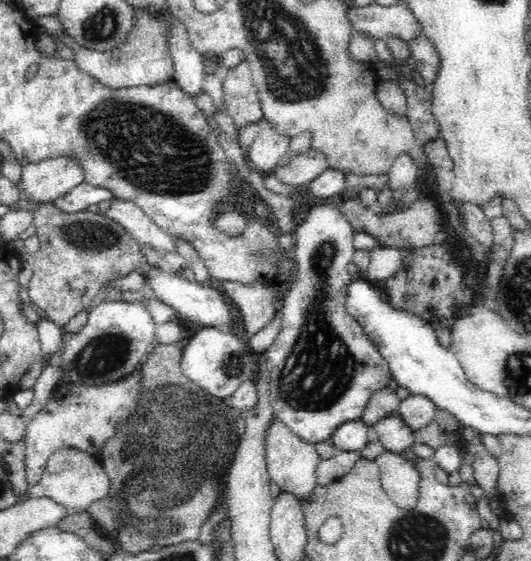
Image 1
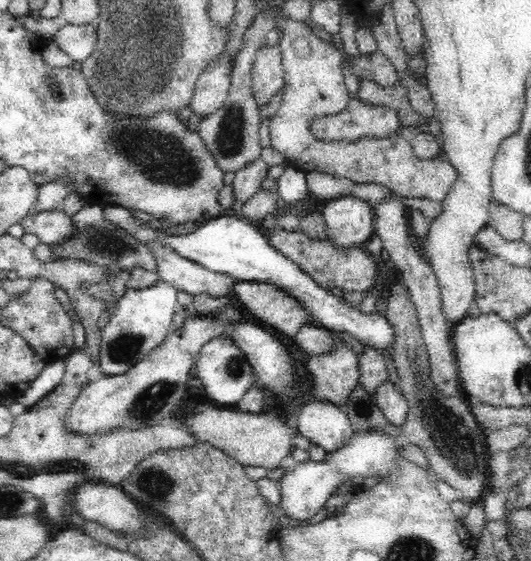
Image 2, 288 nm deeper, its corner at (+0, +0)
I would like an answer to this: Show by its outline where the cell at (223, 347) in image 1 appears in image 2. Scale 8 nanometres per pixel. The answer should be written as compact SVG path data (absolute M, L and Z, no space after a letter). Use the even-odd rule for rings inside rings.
M220 336L202 348L200 360L196 362L196 368L194 368L194 376L198 376L204 382L206 400L214 400L220 404L238 404L244 398L244 394L252 388L254 368L246 358L246 354L242 354L242 350L230 338Z

